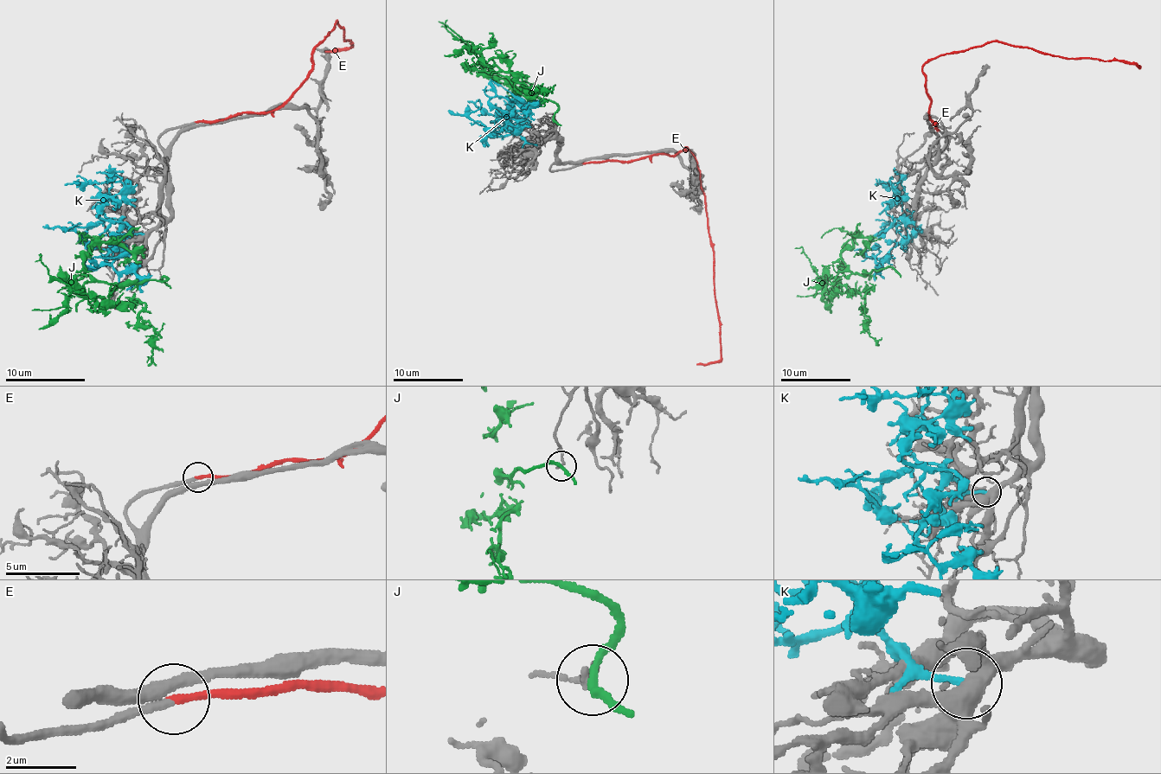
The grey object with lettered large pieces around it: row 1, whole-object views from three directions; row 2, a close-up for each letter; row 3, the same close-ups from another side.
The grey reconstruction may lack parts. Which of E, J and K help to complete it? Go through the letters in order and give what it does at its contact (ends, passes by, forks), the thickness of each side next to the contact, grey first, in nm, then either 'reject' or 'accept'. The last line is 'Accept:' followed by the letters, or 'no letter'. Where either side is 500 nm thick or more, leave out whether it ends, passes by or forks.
E: it ends there; 150 nm thick on the grey side, 220 nm on the other; accept
J: it passes by; 110 nm thick on the grey side, 200 nm on the other; reject
K: it ends there; 460 nm thick on the grey side, 200 nm on the other; reject
Accept: E

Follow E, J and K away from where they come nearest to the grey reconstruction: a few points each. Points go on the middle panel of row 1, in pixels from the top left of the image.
E: (583, 163), (632, 162), (657, 155), (676, 155), (687, 148), (697, 162), (720, 323), (716, 361), (697, 365)
J: (554, 118), (557, 105), (520, 90), (506, 59), (534, 97), (532, 90), (544, 90), (539, 105)
K: (535, 144), (515, 131), (490, 99), (508, 97), (527, 105), (535, 99)

